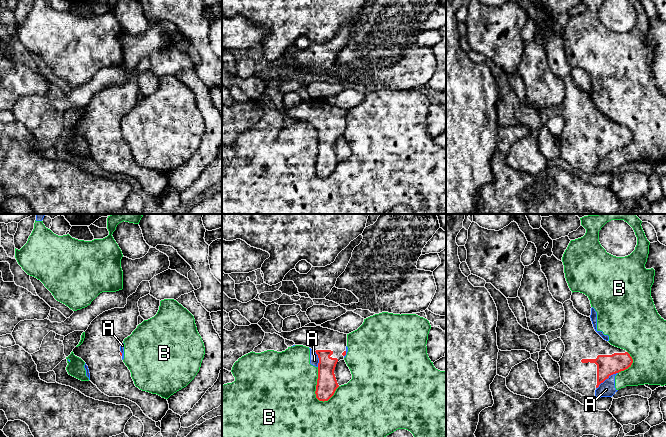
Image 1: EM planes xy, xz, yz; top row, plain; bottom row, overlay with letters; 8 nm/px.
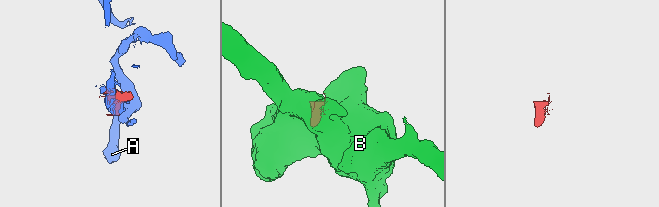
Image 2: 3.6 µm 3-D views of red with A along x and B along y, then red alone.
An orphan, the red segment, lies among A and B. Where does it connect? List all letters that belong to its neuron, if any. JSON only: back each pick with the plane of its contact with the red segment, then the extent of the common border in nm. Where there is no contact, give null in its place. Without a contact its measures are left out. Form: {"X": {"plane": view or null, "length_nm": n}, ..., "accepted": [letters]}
{"accepted": []}

